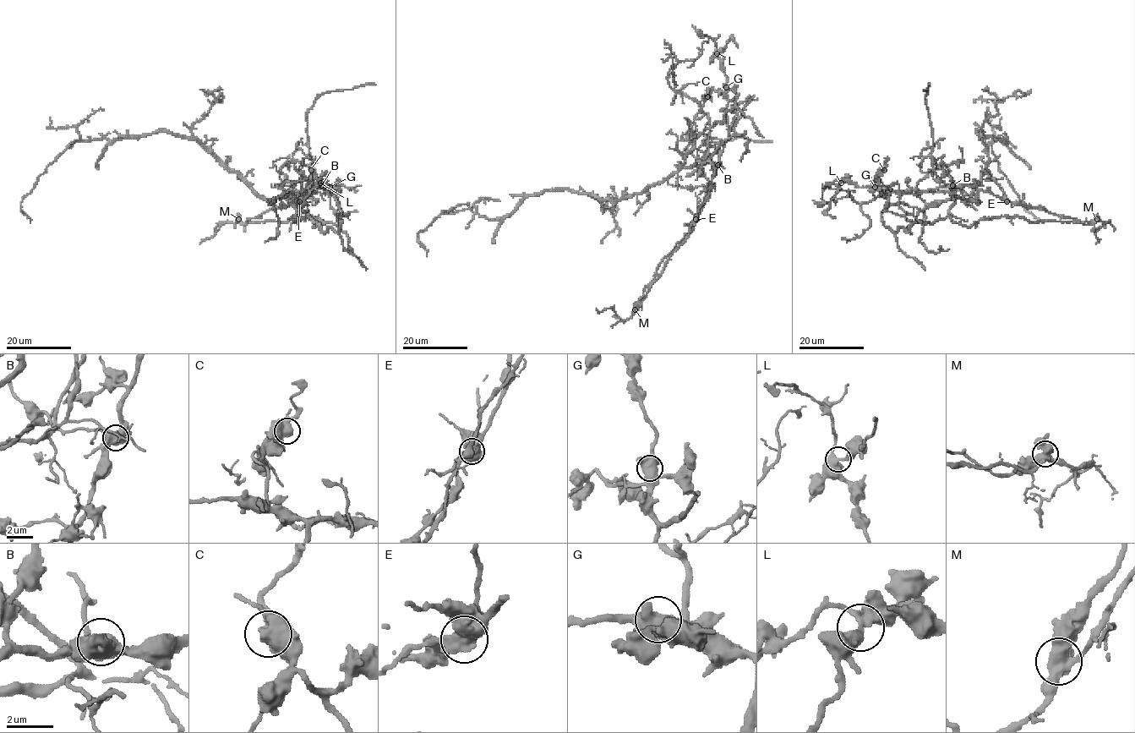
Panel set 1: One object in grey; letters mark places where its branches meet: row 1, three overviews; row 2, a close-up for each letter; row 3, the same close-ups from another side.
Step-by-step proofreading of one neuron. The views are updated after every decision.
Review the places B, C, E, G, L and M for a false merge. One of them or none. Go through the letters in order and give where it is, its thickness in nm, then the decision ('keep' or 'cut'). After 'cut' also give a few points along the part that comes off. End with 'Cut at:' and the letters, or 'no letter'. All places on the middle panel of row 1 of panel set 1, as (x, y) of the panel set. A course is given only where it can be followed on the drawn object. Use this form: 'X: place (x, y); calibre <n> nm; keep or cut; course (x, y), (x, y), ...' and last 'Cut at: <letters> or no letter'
B: place (717, 165); calibre 600 nm; keep
C: place (707, 96); calibre 500 nm; keep
E: place (695, 219); calibre 600 nm; cut; course (695, 219), (698, 219), (695, 193)
G: place (726, 87); calibre 600 nm; keep
L: place (717, 53); calibre 360 nm; keep
M: place (635, 309); calibre 550 nm; keep
Cut at: E

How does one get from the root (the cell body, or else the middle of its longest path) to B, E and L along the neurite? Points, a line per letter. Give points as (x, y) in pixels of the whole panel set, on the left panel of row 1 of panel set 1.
B: (259, 194), (270, 199), (286, 197), (305, 210), (323, 232), (329, 227), (337, 231), (338, 204), (321, 185)
E: (259, 194), (286, 197), (323, 232), (338, 230), (341, 211), (330, 190), (313, 186), (299, 201)
L: (259, 194), (286, 197), (323, 232), (337, 231), (338, 204), (330, 187), (320, 183)

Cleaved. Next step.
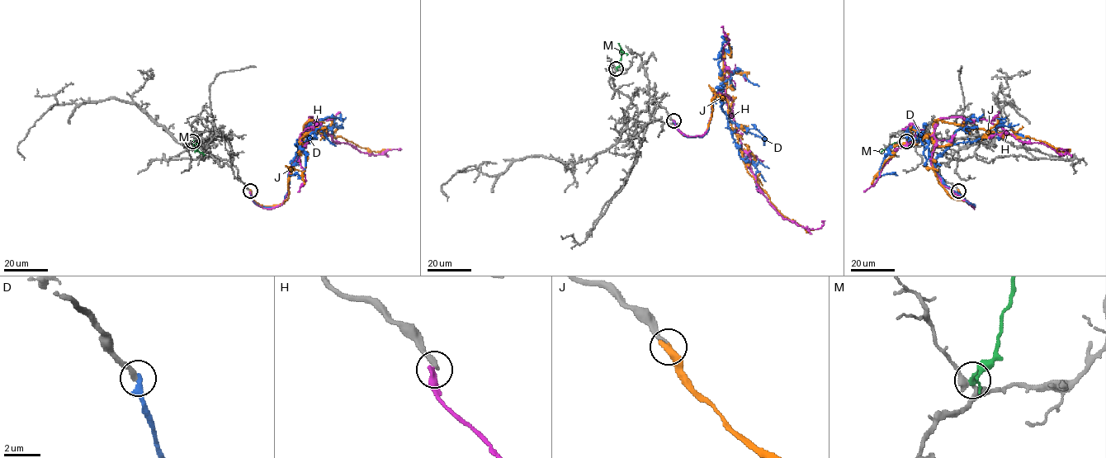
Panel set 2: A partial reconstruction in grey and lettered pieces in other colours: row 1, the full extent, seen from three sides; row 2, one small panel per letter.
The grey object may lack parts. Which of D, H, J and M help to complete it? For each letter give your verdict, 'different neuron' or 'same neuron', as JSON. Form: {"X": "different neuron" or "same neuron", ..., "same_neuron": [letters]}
{"D": "same neuron", "H": "different neuron", "J": "different neuron", "M": "different neuron", "same_neuron": ["D"]}

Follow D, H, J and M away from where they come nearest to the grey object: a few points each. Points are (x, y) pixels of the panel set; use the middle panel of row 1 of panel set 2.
D: (673, 120), (683, 134), (701, 136), (711, 101), (718, 97), (739, 156), (756, 167), (759, 192)
H: (673, 120), (701, 135), (713, 97), (729, 97), (768, 203), (799, 225), (821, 220)
J: (673, 120), (685, 136), (701, 136), (712, 100), (727, 95), (747, 172), (784, 215), (814, 230)
M: (616, 68), (621, 54), (621, 48), (627, 55)

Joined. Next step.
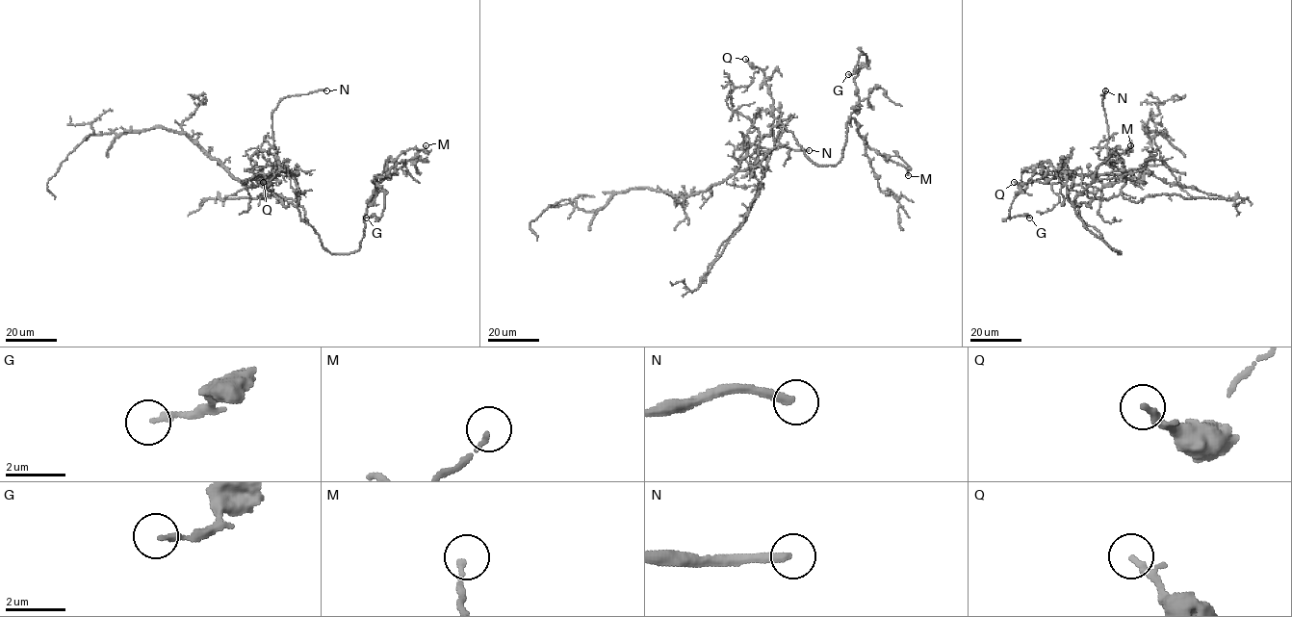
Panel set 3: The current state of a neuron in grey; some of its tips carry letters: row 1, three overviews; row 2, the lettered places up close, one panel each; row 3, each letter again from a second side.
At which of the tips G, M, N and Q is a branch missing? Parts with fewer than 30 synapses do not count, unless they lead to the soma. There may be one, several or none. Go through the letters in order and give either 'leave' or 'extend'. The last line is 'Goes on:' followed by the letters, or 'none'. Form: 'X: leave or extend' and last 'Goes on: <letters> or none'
G: leave
M: leave
N: extend
Q: leave
Goes on: N

